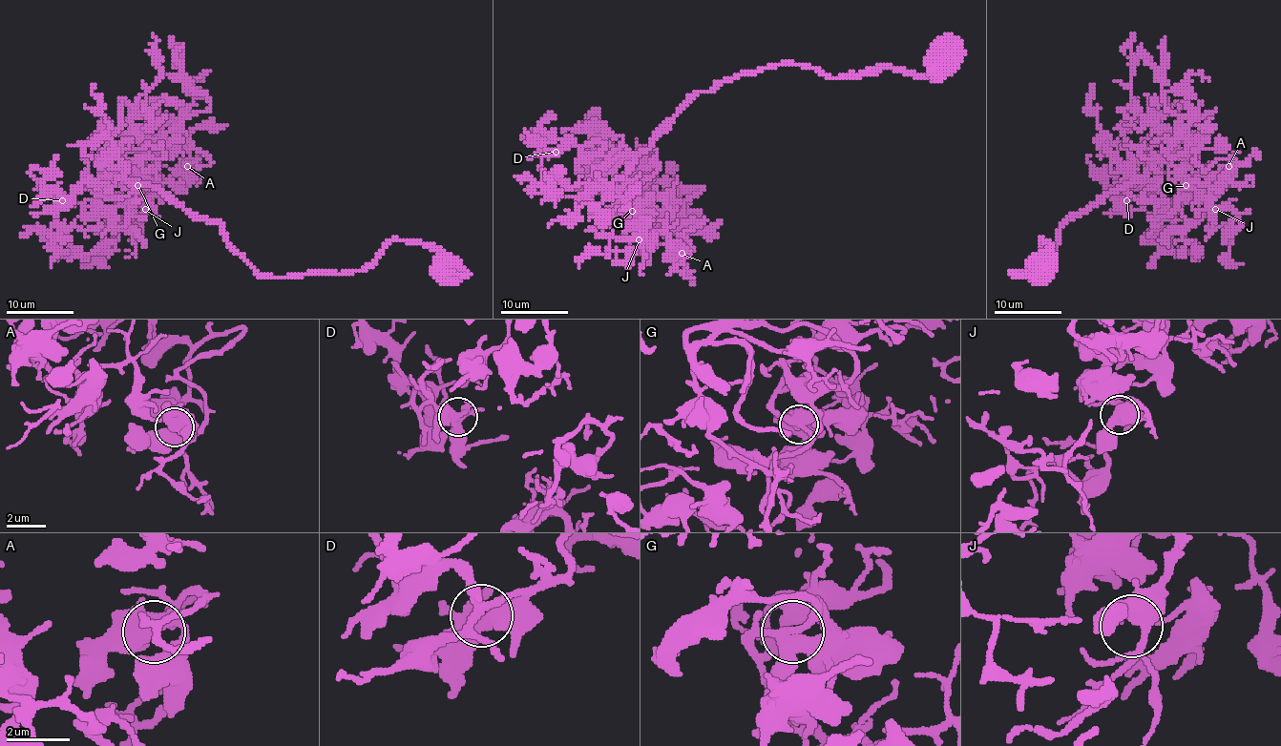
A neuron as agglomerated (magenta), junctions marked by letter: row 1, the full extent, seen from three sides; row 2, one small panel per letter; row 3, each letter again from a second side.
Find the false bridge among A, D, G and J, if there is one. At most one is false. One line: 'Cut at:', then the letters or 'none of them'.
Cut at: none of them

